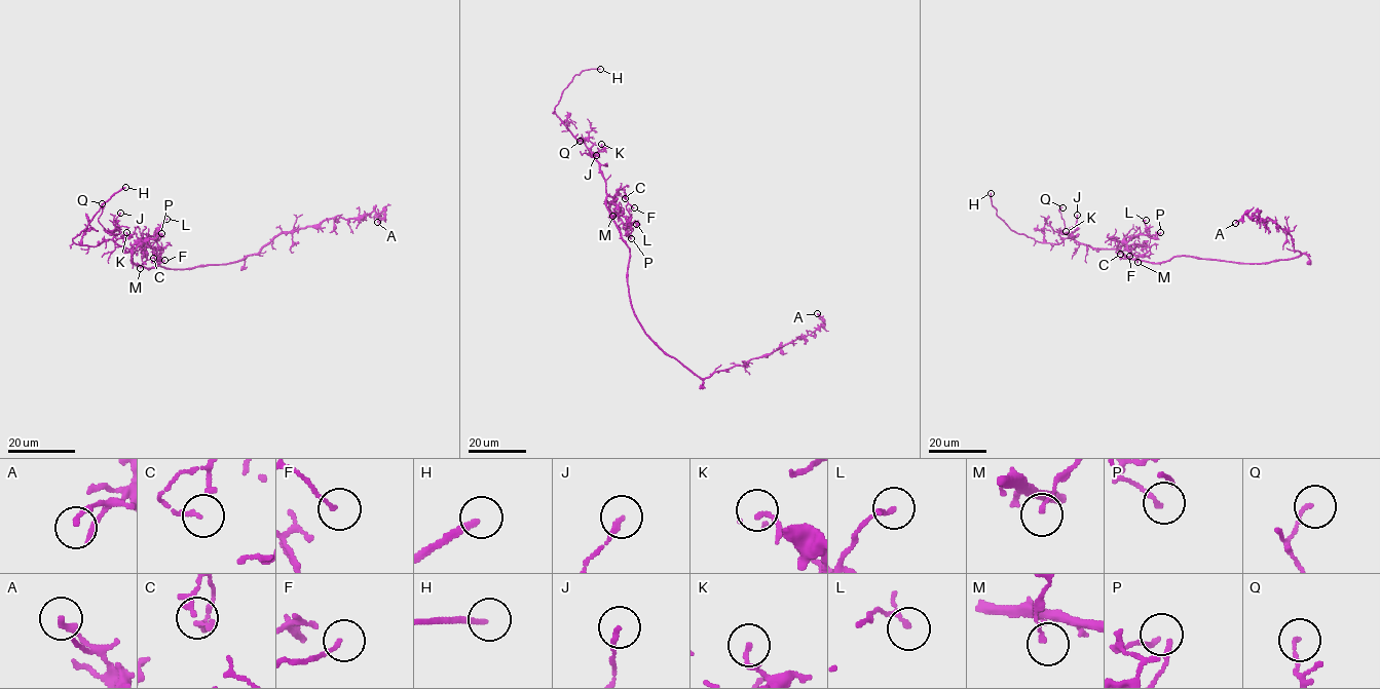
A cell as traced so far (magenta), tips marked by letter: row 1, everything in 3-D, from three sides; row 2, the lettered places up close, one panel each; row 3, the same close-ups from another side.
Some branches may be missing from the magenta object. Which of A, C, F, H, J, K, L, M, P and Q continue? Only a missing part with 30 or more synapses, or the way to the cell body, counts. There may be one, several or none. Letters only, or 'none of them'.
H

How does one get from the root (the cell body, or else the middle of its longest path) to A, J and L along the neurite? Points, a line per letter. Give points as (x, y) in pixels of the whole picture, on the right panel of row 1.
A: (1206, 259), (1268, 263), (1300, 254), (1288, 231), (1269, 218), (1261, 220), (1244, 213), (1235, 223)
J: (1206, 259), (1178, 256), (1151, 263), (1130, 259), (1115, 249), (1092, 247), (1070, 236), (1077, 215)
L: (1206, 259), (1178, 256), (1151, 263), (1127, 257), (1117, 244), (1146, 234), (1146, 220)

